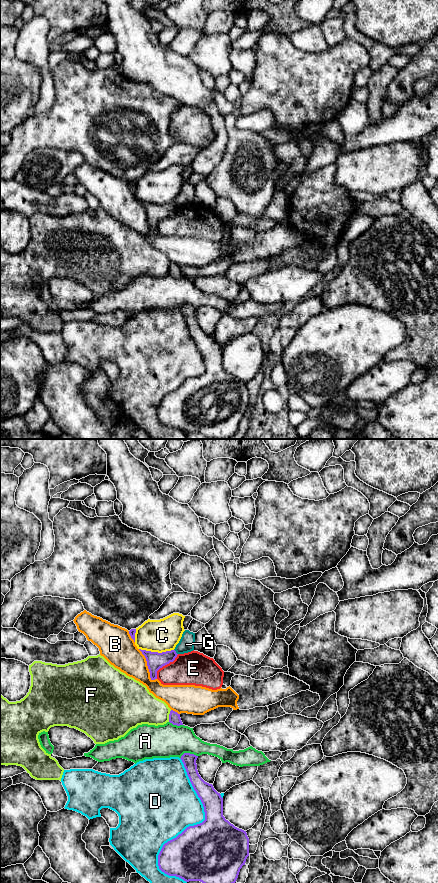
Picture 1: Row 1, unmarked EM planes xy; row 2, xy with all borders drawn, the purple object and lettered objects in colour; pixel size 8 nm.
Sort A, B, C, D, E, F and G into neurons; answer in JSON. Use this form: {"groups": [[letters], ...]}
{"groups": [["A"], ["B"], ["C"], ["D"], ["E"], ["F"], ["G"]]}

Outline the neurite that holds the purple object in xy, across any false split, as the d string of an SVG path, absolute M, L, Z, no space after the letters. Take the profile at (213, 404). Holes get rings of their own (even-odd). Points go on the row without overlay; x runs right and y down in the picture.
M184 305L180 311L203 356L205 372L187 379L176 390L165 395L158 407L158 418L165 426L186 434L200 433L207 439L229 439L236 434L240 421L249 408L249 390L246 383L235 379L223 368L223 350L212 336L205 334L199 327L197 310L194 306Z

